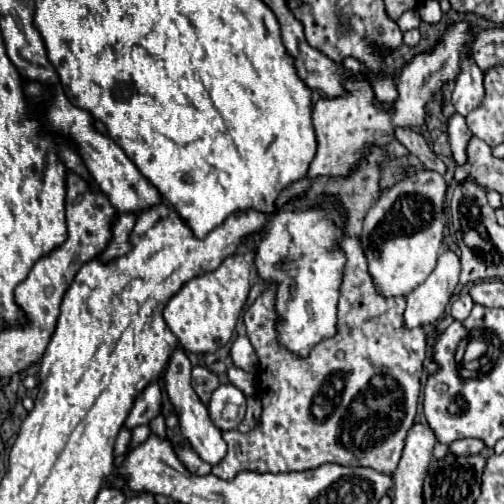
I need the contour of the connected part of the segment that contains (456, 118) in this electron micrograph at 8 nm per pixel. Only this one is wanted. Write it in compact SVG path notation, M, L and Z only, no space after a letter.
M452 115L450 121L448 121L448 135L450 135L450 147L452 147L452 155L456 159L458 165L464 165L466 163L466 147L468 147L468 141L472 139L472 133L466 125L466 119L462 115Z

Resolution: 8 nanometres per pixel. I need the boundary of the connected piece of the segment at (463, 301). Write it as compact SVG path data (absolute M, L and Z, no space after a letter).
M462 293L460 297L456 297L456 299L452 301L452 309L450 309L450 313L452 313L452 317L454 317L454 319L464 321L464 319L470 315L472 307L474 307L472 297L470 297L468 293Z

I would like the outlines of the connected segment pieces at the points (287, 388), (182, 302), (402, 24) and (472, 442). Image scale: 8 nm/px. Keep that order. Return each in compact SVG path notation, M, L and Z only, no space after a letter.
M346 237L340 243L340 249L346 255L346 265L338 299L338 333L314 345L310 355L300 357L278 343L276 325L280 317L276 313L276 283L268 285L254 305L244 313L248 339L254 345L260 361L258 383L262 391L262 419L248 433L240 433L236 429L224 431L228 455L220 465L212 467L212 475L230 481L240 471L248 469L258 473L306 471L320 467L326 461L348 467L370 467L384 475L392 475L396 471L406 435L414 425L418 409L422 387L420 377L426 359L426 335L422 327L408 329L404 325L406 297L384 297L376 291L374 279L366 267L360 239Z
M232 255L222 261L216 271L188 281L166 305L164 319L180 345L190 353L208 353L226 345L234 333L236 321L242 313L250 291L250 265L242 255Z
M410 9L410 11L402 13L396 23L398 23L398 27L400 27L402 31L410 31L410 29L416 29L416 27L420 25L420 15L418 15L416 9Z
M458 439L456 443L450 445L450 453L454 455L474 455L484 449L484 441L480 439Z

